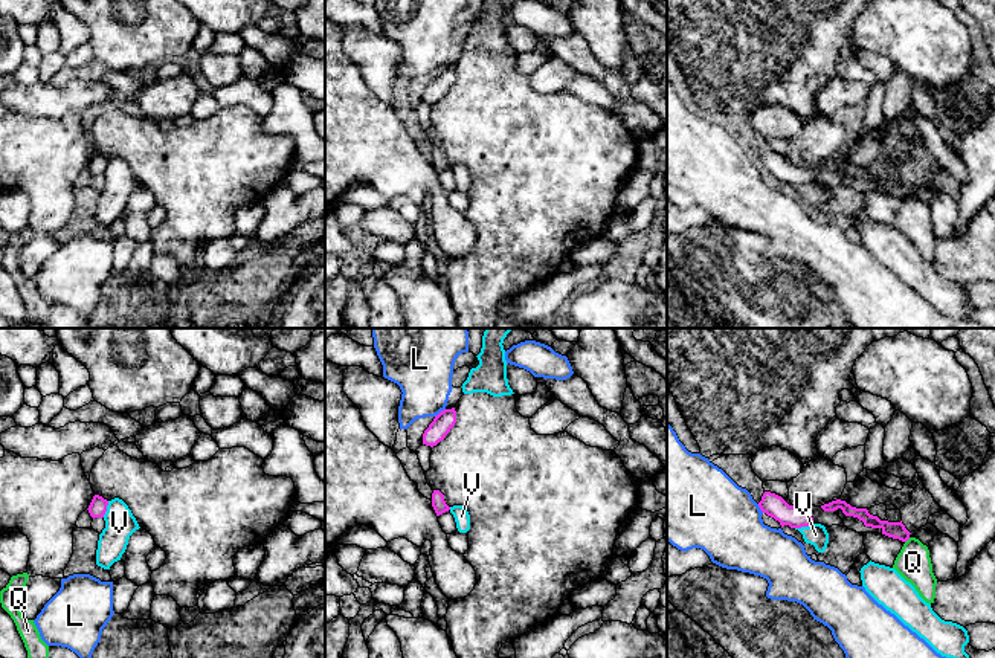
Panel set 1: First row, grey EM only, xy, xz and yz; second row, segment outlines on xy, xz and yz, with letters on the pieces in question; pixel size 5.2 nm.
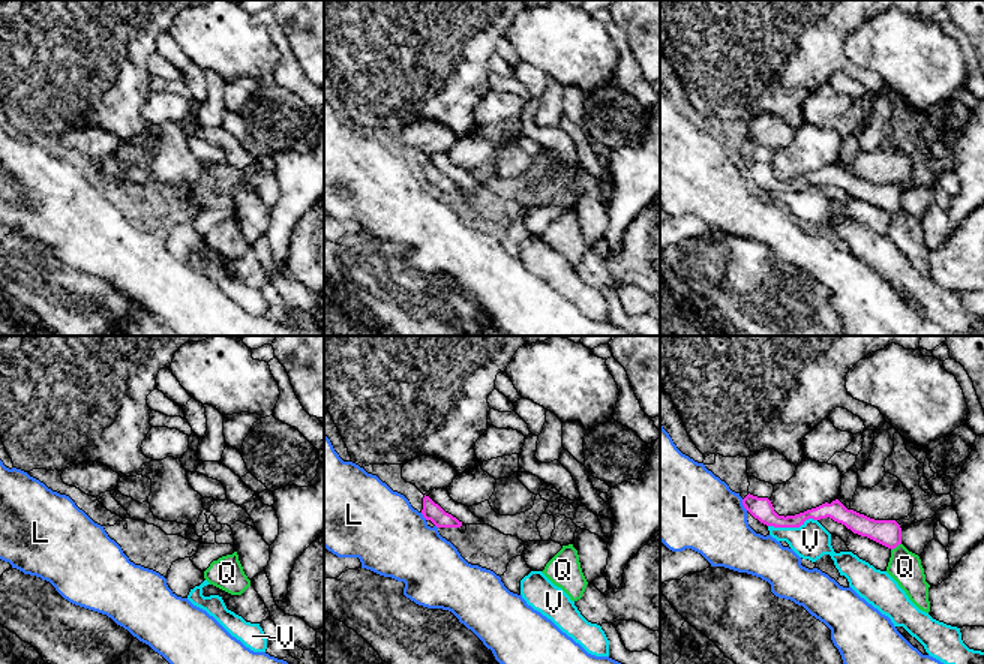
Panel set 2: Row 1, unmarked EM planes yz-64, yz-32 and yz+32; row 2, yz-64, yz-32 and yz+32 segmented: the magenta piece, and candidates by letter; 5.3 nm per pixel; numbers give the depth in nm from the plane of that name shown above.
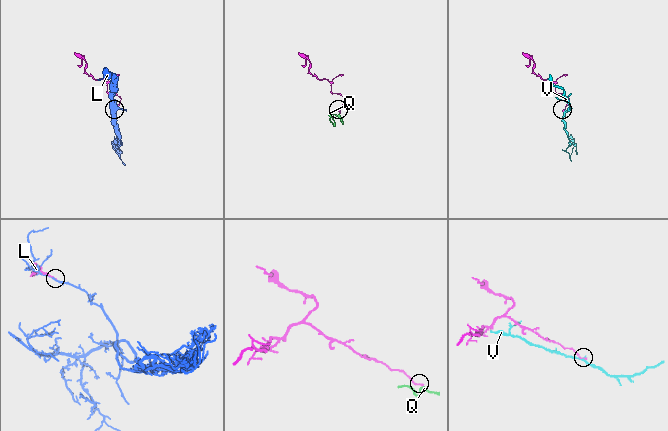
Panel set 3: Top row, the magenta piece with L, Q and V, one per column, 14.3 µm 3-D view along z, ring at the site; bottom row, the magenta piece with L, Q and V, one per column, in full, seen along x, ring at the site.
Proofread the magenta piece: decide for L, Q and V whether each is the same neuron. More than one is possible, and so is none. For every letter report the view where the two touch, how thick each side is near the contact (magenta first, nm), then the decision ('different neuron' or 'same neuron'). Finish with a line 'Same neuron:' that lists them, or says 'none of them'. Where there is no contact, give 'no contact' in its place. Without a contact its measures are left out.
L: meets magenta in xz; 110 nm thick on the magenta side, 320 nm on the other; different neuron
Q: meets magenta in yz; 90 nm thick on the magenta side, 180 nm on the other; different neuron
V: meets magenta in yz; 120 nm thick on the magenta side, 120 nm on the other; different neuron
Same neuron: none of them

